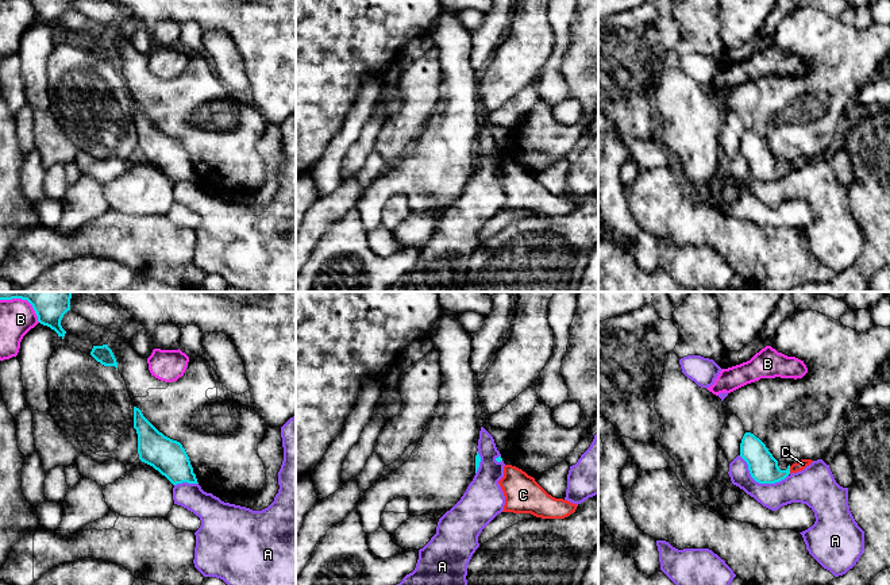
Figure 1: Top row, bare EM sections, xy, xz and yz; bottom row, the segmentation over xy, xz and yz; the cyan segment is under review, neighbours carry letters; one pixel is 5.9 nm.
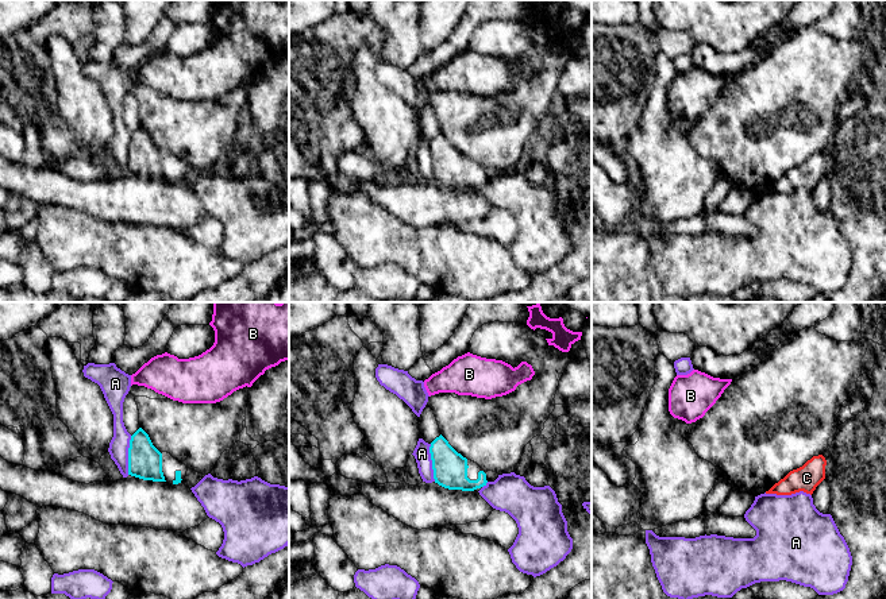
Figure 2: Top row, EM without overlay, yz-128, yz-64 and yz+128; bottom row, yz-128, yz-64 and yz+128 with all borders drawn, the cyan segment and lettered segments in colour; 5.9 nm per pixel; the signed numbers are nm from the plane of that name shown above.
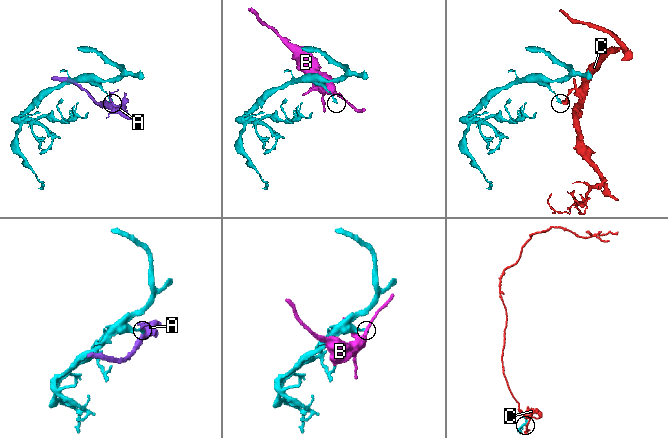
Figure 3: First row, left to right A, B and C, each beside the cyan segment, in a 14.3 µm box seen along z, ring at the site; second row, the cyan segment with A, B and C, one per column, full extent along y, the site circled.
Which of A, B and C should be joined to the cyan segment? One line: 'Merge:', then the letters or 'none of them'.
Merge: none of them

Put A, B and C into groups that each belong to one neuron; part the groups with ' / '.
A / B / C

